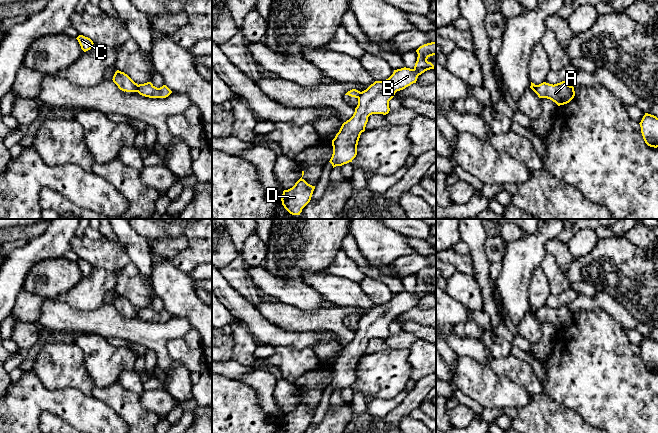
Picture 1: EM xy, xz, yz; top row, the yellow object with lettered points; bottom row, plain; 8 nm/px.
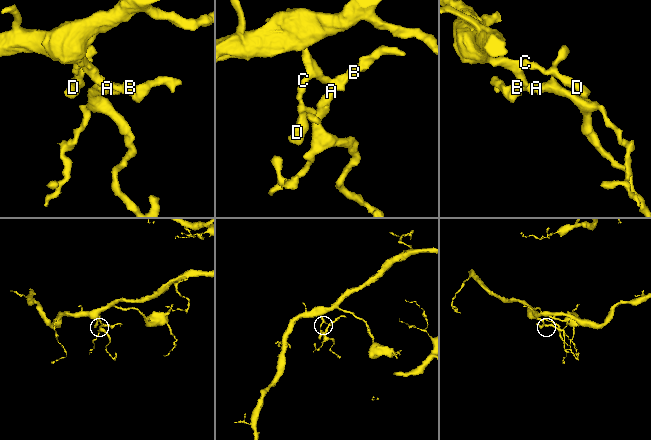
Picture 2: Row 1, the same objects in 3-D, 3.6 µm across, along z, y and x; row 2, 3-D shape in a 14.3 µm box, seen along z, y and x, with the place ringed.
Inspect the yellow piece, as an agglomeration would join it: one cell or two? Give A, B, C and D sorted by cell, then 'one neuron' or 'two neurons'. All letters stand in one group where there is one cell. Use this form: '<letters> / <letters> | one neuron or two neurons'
A B / C D | two neurons

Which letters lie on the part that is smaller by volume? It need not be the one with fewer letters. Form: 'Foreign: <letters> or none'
Foreign: A, B

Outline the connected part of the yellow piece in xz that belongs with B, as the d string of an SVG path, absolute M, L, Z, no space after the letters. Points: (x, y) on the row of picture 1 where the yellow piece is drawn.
M436 42L424 44L416 52L418 57L413 69L404 67L394 70L388 79L375 81L361 92L353 116L342 124L332 140L333 154L329 162L333 168L352 162L356 157L358 141L370 115L388 114L389 101L397 91L416 83L418 76L425 71L434 69L434 65L427 59L436 55Z

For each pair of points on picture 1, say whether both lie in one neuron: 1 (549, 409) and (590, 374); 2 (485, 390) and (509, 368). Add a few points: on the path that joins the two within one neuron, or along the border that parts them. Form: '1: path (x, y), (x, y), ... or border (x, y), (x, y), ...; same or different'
1: border (545, 393), (577, 413); different
2: border (488, 365), (496, 373), (504, 375), (522, 386); different

